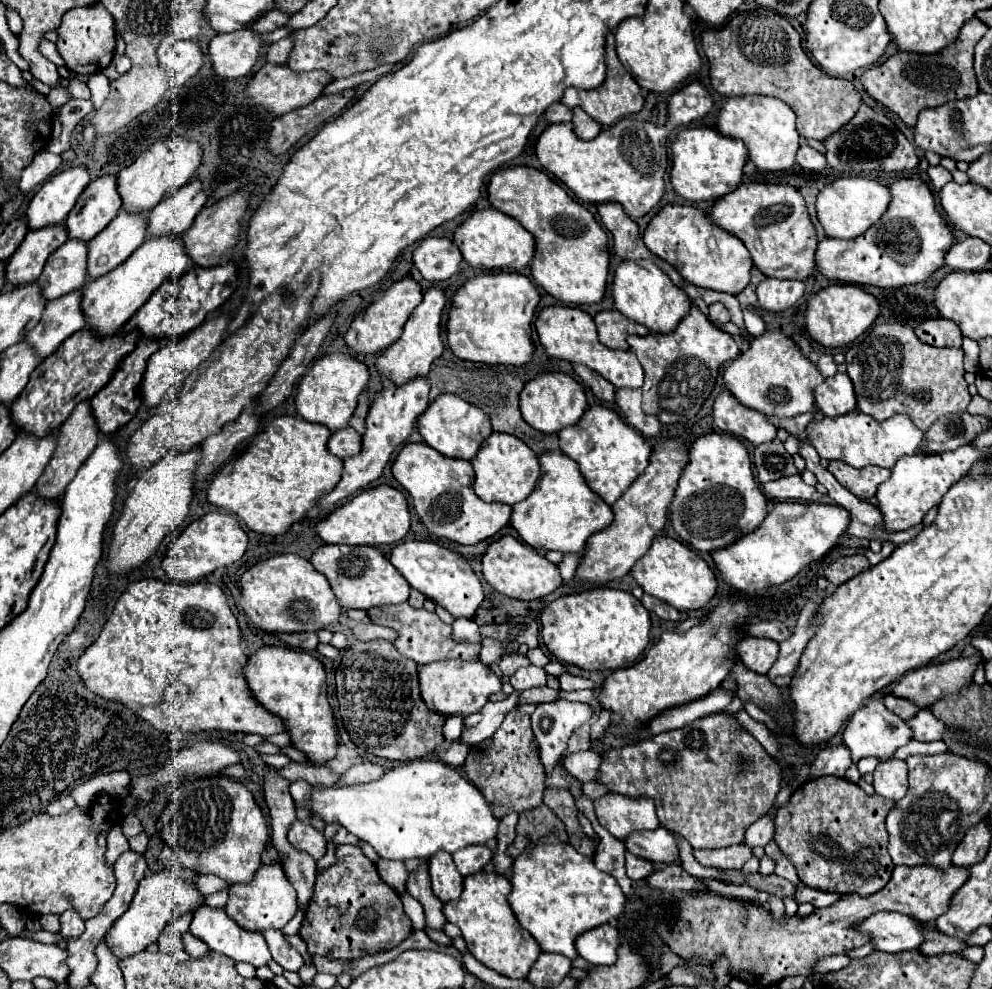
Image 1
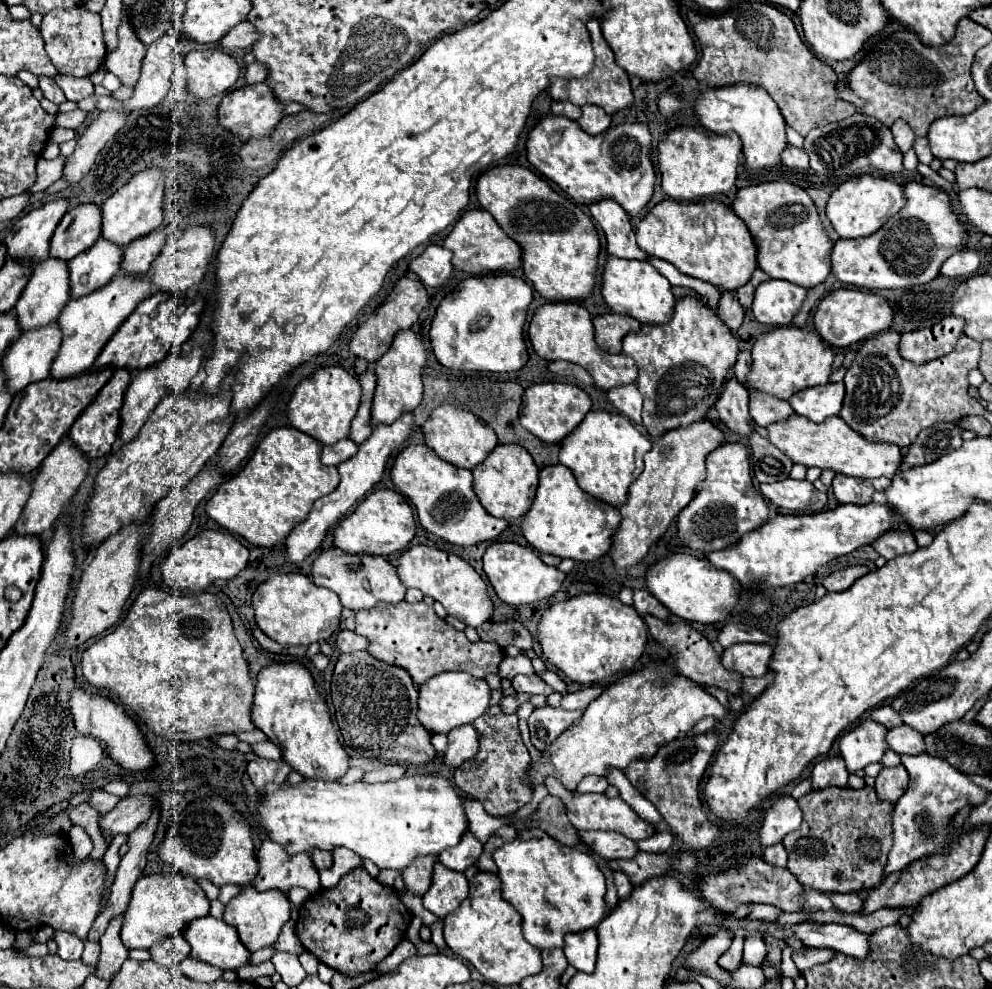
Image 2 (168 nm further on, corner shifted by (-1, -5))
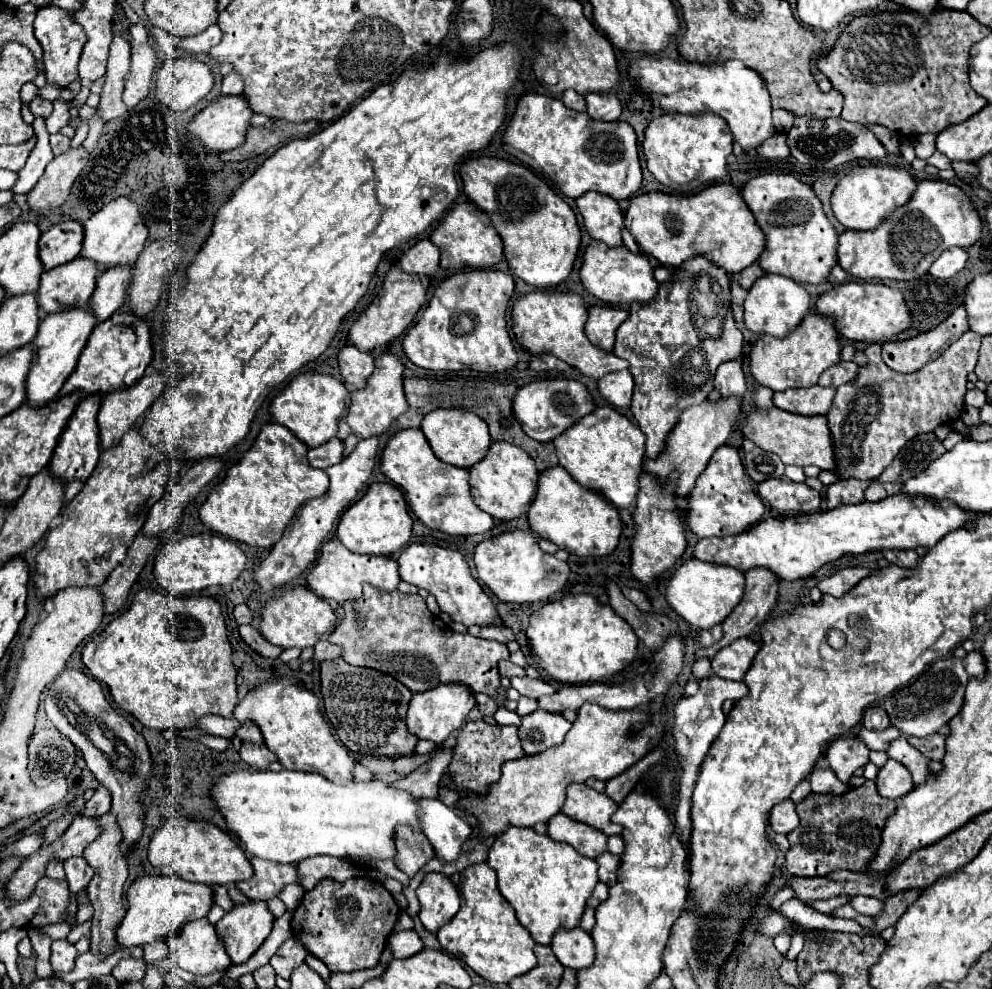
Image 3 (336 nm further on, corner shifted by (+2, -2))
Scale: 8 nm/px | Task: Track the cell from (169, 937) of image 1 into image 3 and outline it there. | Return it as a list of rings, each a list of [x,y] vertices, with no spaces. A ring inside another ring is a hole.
[[[158,940],[158,942],[154,942],[154,944],[144,946],[144,960],[146,960],[148,964],[160,962],[160,960],[168,958],[168,954],[170,954],[170,948],[168,948],[166,940]]]

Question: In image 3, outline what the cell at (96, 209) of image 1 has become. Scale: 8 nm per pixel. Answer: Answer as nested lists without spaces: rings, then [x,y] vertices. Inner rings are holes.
[[[78,220],[58,222],[46,230],[40,238],[40,260],[44,270],[52,270],[60,264],[74,260],[84,242],[84,230]]]

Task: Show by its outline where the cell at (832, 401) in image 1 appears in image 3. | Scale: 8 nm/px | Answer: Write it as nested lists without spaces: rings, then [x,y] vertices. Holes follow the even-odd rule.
[[[816,384],[812,388],[790,388],[784,392],[776,392],[774,404],[786,412],[816,416],[816,414],[828,414],[834,396],[836,396],[834,386],[824,388]]]

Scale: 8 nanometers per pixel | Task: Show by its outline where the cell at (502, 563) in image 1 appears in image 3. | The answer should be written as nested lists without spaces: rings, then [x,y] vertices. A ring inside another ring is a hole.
[[[506,532],[480,542],[474,550],[474,564],[480,580],[502,600],[512,604],[532,604],[546,602],[554,592],[558,592],[570,574],[566,562],[556,560],[538,548],[536,536],[528,532]]]

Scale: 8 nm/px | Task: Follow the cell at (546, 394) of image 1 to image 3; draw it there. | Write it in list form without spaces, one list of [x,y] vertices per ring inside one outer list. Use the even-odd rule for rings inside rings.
[[[560,378],[536,380],[522,386],[514,396],[514,416],[518,418],[522,430],[538,442],[554,440],[566,428],[570,428],[574,422],[578,422],[592,410],[594,410],[592,396],[588,394],[586,386],[576,380],[560,380]]]

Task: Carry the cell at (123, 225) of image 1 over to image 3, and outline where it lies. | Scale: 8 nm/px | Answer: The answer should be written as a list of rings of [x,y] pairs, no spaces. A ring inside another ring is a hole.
[[[74,258],[68,264],[56,266],[42,274],[38,288],[38,304],[44,312],[60,312],[66,308],[88,306],[94,290],[100,266],[90,258]]]

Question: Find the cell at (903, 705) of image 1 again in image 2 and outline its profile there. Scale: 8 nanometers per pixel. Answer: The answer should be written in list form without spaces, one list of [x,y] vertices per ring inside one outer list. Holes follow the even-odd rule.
[[[883,705],[883,707],[873,709],[869,717],[871,717],[873,721],[877,721],[877,723],[885,725],[887,729],[897,727],[897,725],[901,725],[901,723],[903,723],[903,721],[901,721],[901,717],[899,717],[899,713],[895,713],[895,711],[893,711],[889,705]]]

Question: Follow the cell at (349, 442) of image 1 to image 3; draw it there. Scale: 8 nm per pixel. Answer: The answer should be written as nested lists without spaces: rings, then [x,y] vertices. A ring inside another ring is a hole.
[[[332,438],[326,444],[308,450],[310,464],[314,468],[322,468],[322,470],[326,470],[328,466],[334,466],[342,458],[344,458],[344,442],[338,440],[338,438]]]

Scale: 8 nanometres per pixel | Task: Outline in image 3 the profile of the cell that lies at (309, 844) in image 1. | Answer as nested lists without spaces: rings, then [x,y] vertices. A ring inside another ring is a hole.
[[[252,858],[250,862],[254,866],[254,876],[236,884],[236,888],[250,900],[270,900],[276,898],[284,886],[300,884],[298,868],[294,864],[280,864],[260,858]]]

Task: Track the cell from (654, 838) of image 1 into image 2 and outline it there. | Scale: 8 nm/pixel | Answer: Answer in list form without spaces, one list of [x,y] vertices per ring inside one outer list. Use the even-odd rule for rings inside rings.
[[[579,831],[579,839],[585,847],[589,847],[599,857],[611,859],[631,859],[637,853],[637,845],[633,839],[623,837],[621,833],[611,831]]]

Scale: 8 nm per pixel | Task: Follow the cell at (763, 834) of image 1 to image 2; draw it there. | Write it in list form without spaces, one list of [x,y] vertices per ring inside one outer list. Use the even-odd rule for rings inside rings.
[[[779,797],[767,811],[763,827],[761,827],[761,845],[769,847],[801,825],[801,809],[793,797]]]

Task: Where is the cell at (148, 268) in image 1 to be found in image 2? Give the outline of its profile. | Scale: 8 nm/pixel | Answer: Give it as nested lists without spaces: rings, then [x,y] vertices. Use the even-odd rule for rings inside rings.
[[[117,275],[103,289],[97,289],[79,299],[71,299],[57,317],[57,323],[61,325],[59,329],[63,333],[63,341],[61,341],[61,349],[55,357],[55,363],[51,367],[51,377],[69,379],[69,377],[77,377],[77,375],[85,373],[93,365],[93,361],[97,359],[99,351],[109,341],[109,337],[131,315],[131,311],[143,301],[143,295],[151,289],[153,289],[153,285],[149,283],[149,279],[145,275],[143,277]]]

